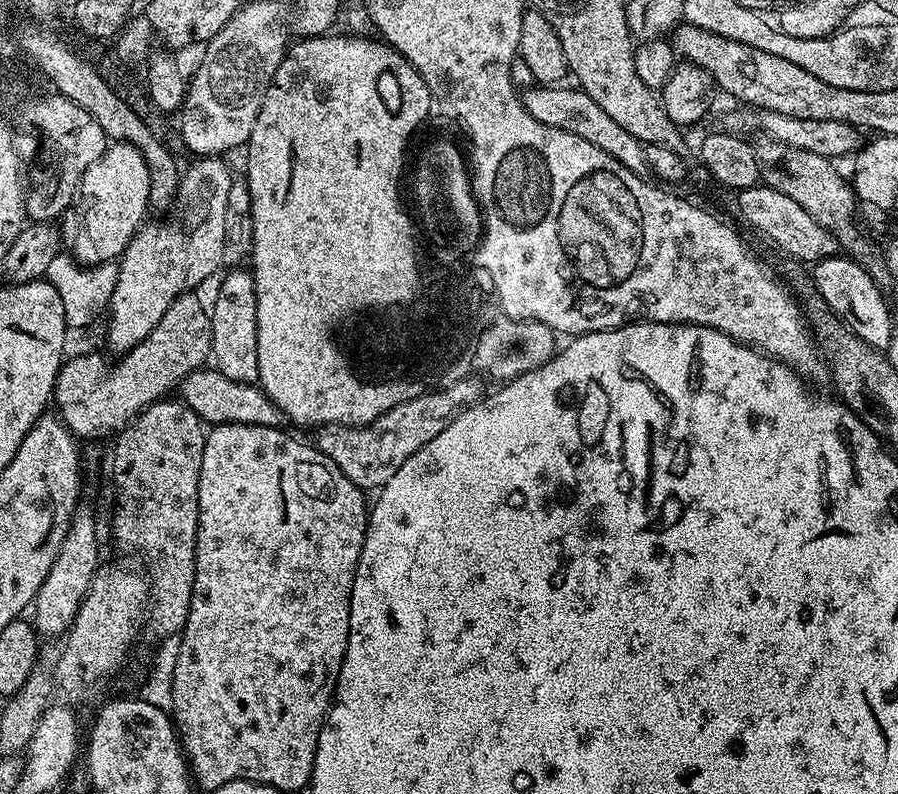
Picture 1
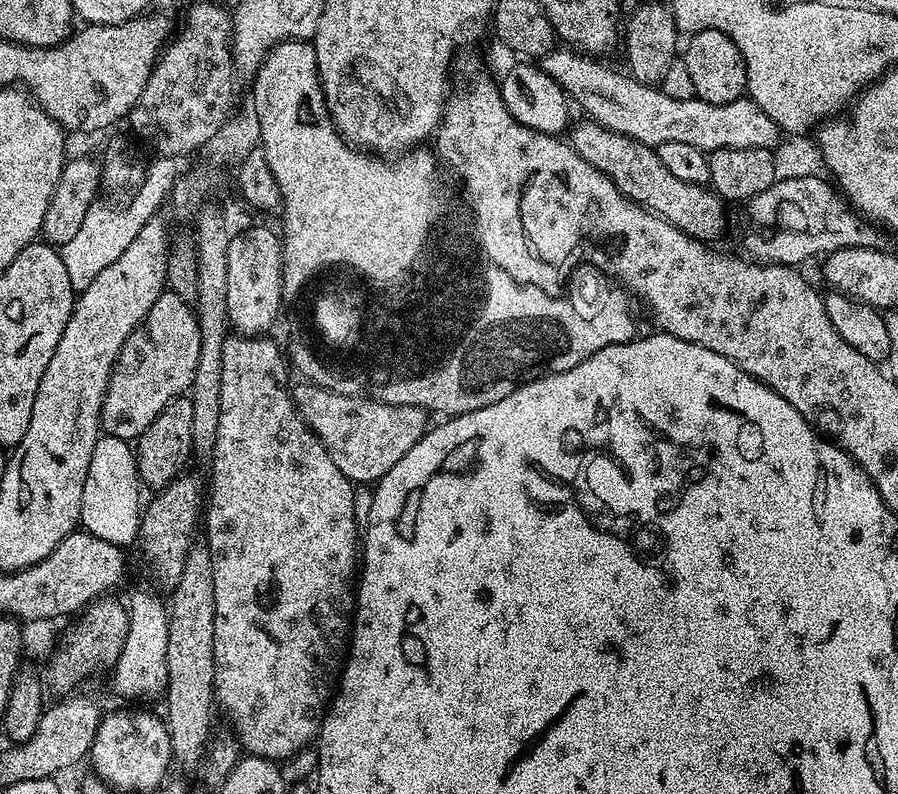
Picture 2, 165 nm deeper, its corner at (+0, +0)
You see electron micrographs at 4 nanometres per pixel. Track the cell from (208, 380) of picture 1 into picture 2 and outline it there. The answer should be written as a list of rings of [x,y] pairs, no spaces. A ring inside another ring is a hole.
[[[293,383],[290,391],[300,417],[307,422],[308,429],[322,442],[322,446],[326,446],[334,466],[338,466],[353,485],[375,485],[430,427],[429,413],[418,406],[389,404],[369,396],[347,396],[331,387],[323,388],[321,384],[299,383]]]

